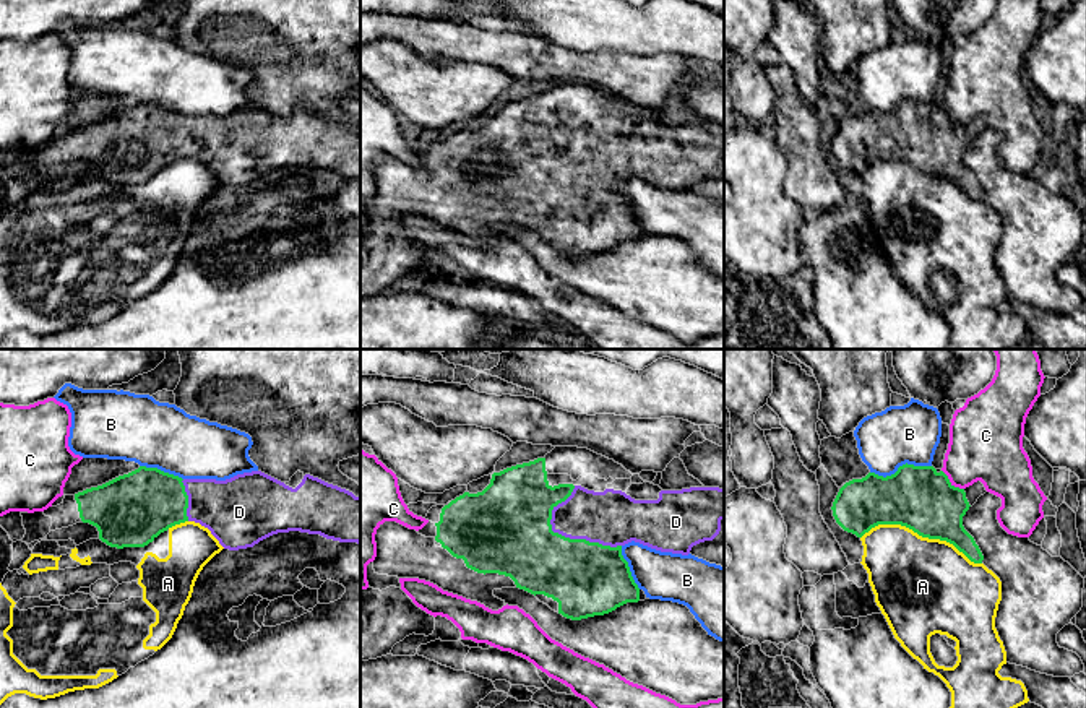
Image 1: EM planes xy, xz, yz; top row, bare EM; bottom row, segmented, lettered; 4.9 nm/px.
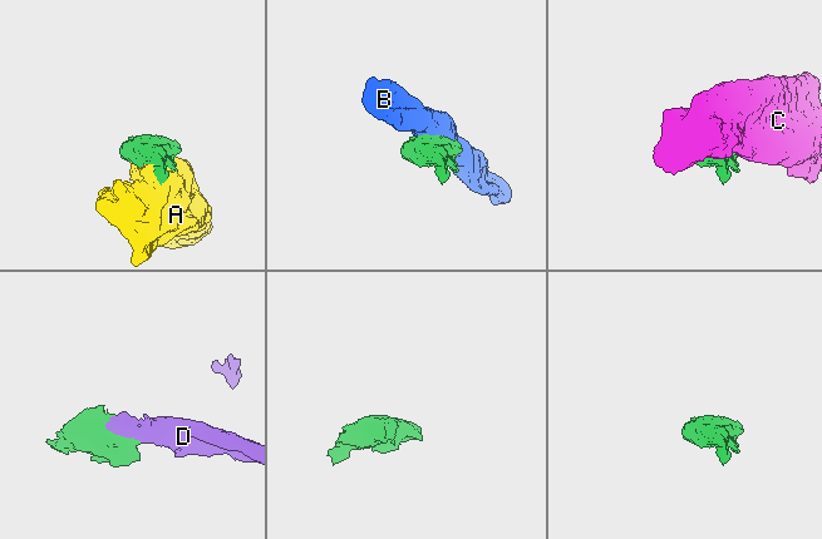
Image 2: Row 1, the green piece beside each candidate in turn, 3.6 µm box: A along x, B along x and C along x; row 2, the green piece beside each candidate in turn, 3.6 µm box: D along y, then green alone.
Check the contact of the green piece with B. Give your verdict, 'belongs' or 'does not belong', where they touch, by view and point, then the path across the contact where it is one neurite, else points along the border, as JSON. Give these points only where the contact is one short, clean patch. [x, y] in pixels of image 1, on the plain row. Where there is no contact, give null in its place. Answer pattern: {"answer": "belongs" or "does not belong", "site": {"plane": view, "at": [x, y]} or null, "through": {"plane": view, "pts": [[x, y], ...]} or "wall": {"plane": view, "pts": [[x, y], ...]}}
{"answer": "does not belong", "site": {"plane": "yz", "at": [900, 103]}}

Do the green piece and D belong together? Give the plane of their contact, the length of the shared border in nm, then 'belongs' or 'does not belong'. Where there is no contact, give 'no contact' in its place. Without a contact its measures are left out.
xz | 400 nm | belongs

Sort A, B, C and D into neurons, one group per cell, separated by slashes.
A / B / C / D

